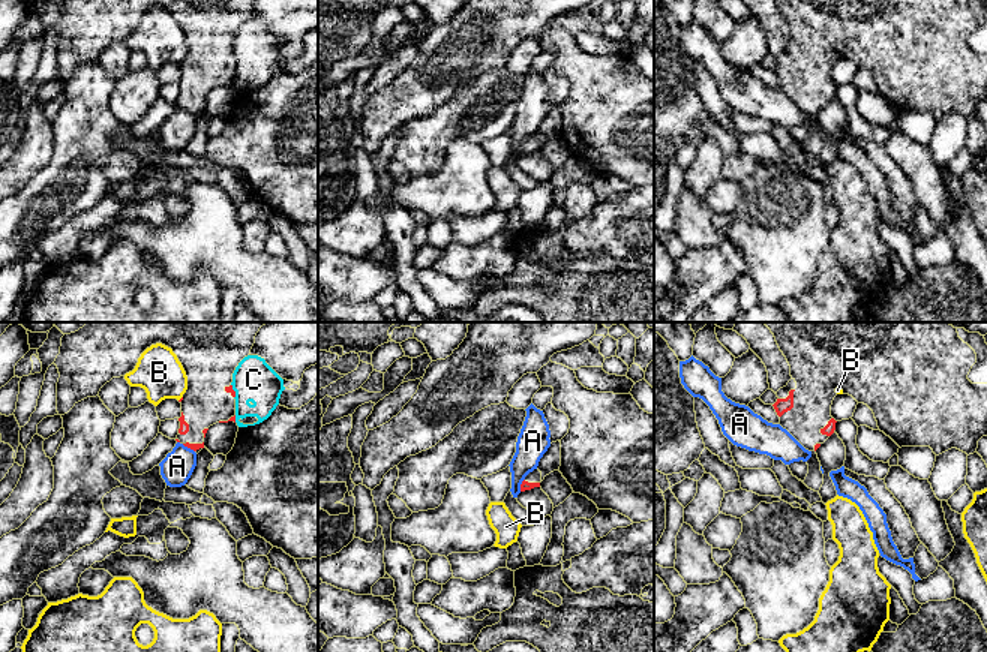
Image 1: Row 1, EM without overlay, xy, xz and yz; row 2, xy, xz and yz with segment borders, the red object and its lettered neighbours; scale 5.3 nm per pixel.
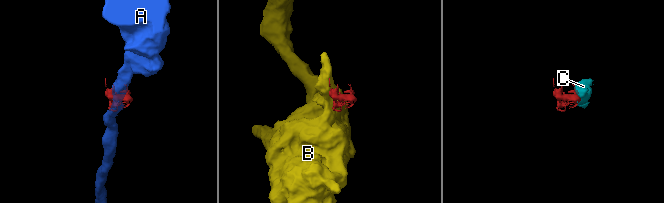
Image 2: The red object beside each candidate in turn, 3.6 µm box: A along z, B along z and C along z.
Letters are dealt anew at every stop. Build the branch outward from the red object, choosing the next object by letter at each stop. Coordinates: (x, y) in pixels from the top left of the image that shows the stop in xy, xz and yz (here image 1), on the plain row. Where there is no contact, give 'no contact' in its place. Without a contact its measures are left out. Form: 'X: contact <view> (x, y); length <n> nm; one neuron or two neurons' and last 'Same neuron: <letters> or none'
A: contact xz (521, 149); length 80 nm; two neurons
B: contact xy (180, 63); length 40 nm; two neurons
C: contact xy (234, 56); length 80 nm; two neurons
Same neuron: none

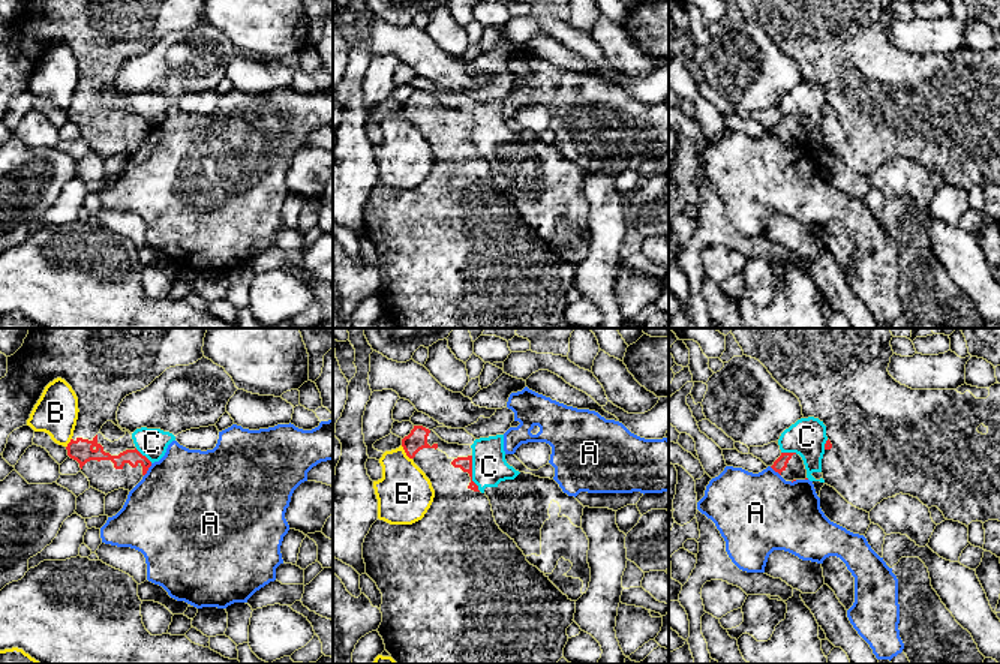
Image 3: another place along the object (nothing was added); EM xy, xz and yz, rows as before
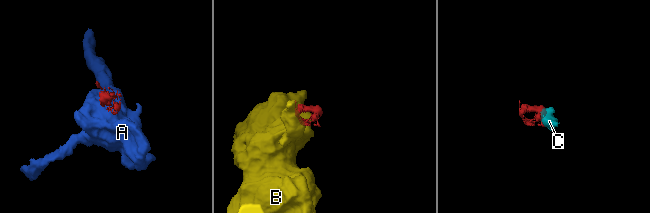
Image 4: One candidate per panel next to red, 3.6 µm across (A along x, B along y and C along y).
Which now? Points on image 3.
A: contact xy (147, 134); length 80 nm; two neurons
B: contact xz (405, 116); length 100 nm; two neurons
C: contact xz (471, 138); length 200 nm; two neurons
Same neuron: none

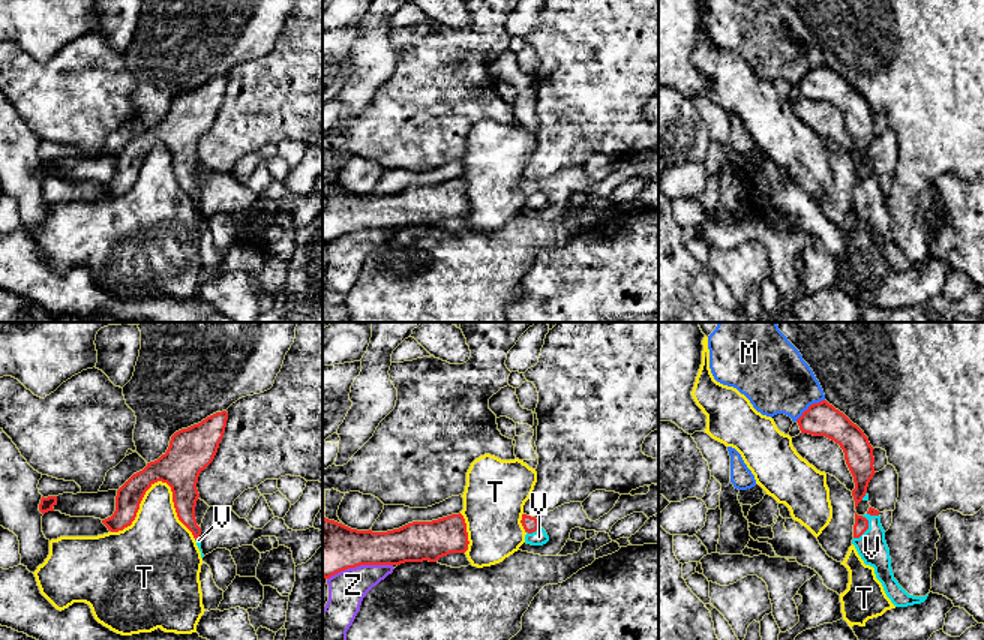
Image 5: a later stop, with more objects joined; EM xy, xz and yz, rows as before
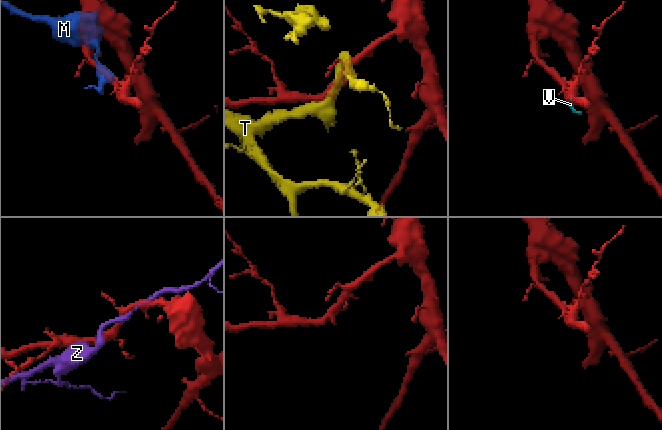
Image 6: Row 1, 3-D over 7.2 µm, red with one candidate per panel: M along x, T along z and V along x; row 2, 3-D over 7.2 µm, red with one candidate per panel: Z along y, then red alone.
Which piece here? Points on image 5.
M: contact yz (809, 71); length 200 nm; two neurons
T: contact xy (158, 144); length 460 nm; two neurons
V: contact yz (866, 194); length 140 nm; one neuron
Z: contact xz (359, 230); length 360 nm; two neurons
Same neuron: V

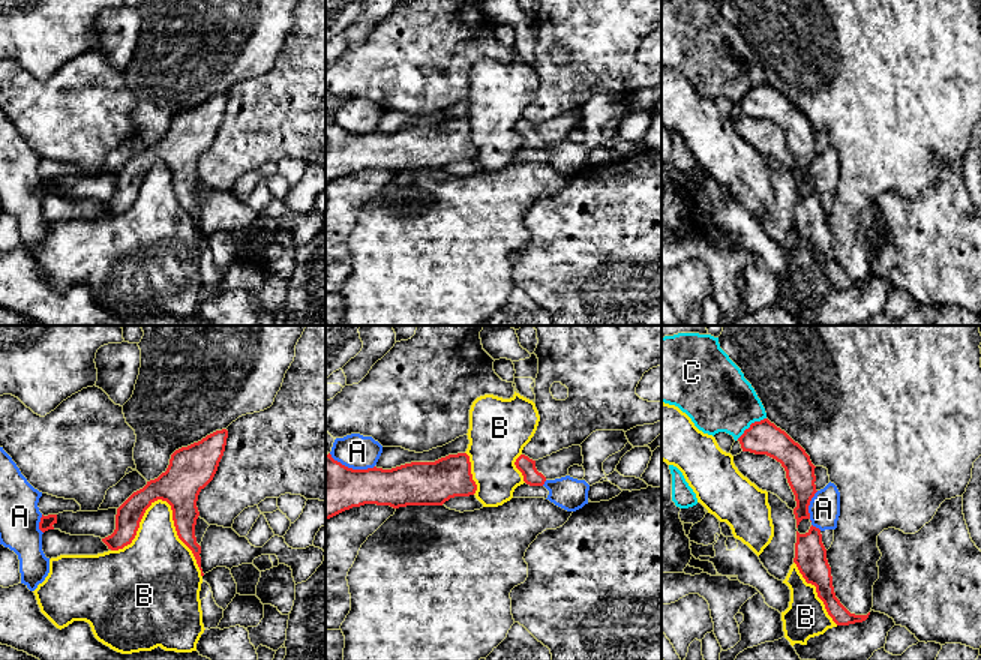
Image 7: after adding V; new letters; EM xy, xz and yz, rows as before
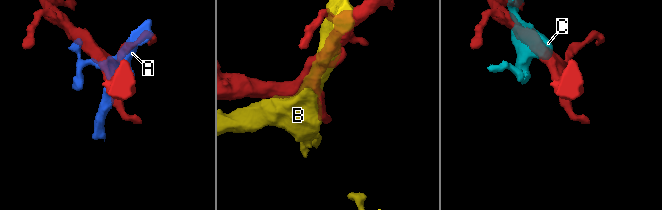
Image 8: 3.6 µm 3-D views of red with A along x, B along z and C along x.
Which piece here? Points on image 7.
A: contact xz (351, 132); length 260 nm; two neurons
B: contact xy (168, 167); length 500 nm; two neurons
C: contact yz (750, 89); length 200 nm; two neurons
Same neuron: none

